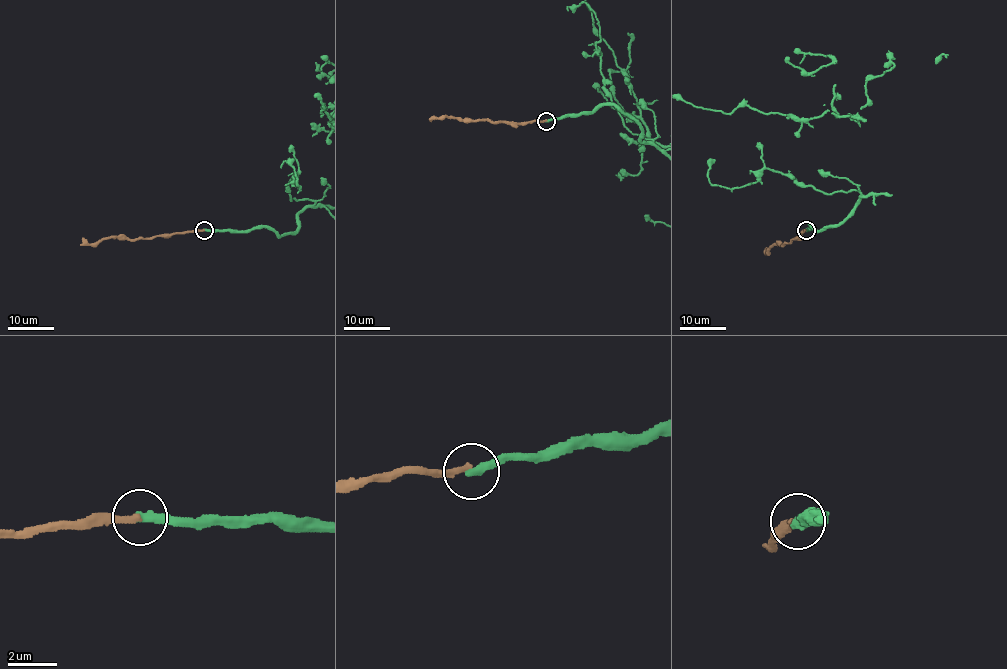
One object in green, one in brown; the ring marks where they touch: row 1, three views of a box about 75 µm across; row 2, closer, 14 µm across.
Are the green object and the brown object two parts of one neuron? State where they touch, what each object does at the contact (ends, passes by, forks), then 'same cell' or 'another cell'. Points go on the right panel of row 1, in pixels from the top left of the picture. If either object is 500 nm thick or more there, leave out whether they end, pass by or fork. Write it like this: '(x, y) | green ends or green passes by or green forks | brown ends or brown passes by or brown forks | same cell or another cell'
(806, 230) | green ends | brown ends | another cell

